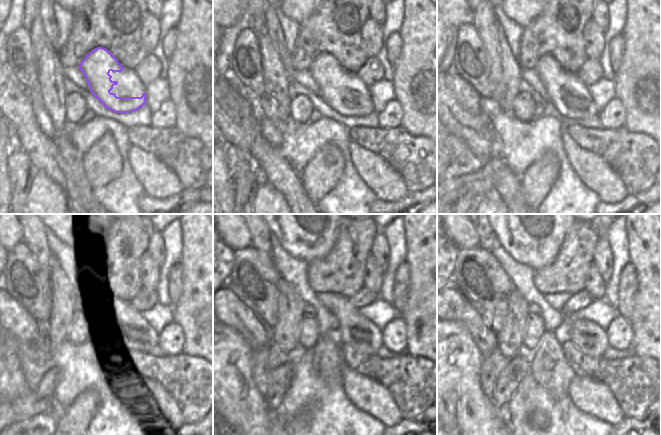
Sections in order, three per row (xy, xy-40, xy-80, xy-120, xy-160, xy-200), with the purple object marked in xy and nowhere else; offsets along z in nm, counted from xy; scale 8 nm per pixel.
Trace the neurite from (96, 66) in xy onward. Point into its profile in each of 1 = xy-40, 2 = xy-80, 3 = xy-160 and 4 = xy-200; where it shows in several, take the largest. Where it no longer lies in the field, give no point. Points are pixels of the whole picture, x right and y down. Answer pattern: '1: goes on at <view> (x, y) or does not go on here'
1: goes on at xy-40 (324, 67)
2: goes on at xy-80 (547, 68)
3: goes on at xy-160 (364, 336)
4: goes on at xy-200 (589, 339)

